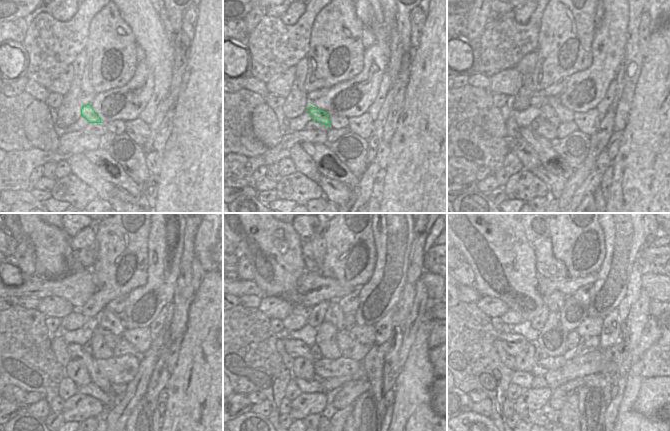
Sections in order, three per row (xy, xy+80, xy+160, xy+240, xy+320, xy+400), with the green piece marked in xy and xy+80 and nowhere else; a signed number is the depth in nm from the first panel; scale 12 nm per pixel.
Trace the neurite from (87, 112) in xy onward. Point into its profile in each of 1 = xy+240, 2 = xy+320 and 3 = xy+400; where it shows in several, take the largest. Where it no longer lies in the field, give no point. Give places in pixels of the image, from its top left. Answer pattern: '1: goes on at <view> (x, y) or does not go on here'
1: goes on at xy+240 (111, 340)
2: goes on at xy+320 (343, 340)
3: goes on at xy+400 (573, 339)

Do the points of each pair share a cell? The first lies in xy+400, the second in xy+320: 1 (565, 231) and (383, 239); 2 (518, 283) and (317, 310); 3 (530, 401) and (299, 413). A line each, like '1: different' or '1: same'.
1: different
2: different
3: same

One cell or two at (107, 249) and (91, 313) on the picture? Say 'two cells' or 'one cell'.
one cell

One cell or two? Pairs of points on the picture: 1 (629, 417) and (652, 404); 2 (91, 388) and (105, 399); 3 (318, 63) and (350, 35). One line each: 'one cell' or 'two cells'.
1: two cells
2: one cell
3: one cell

